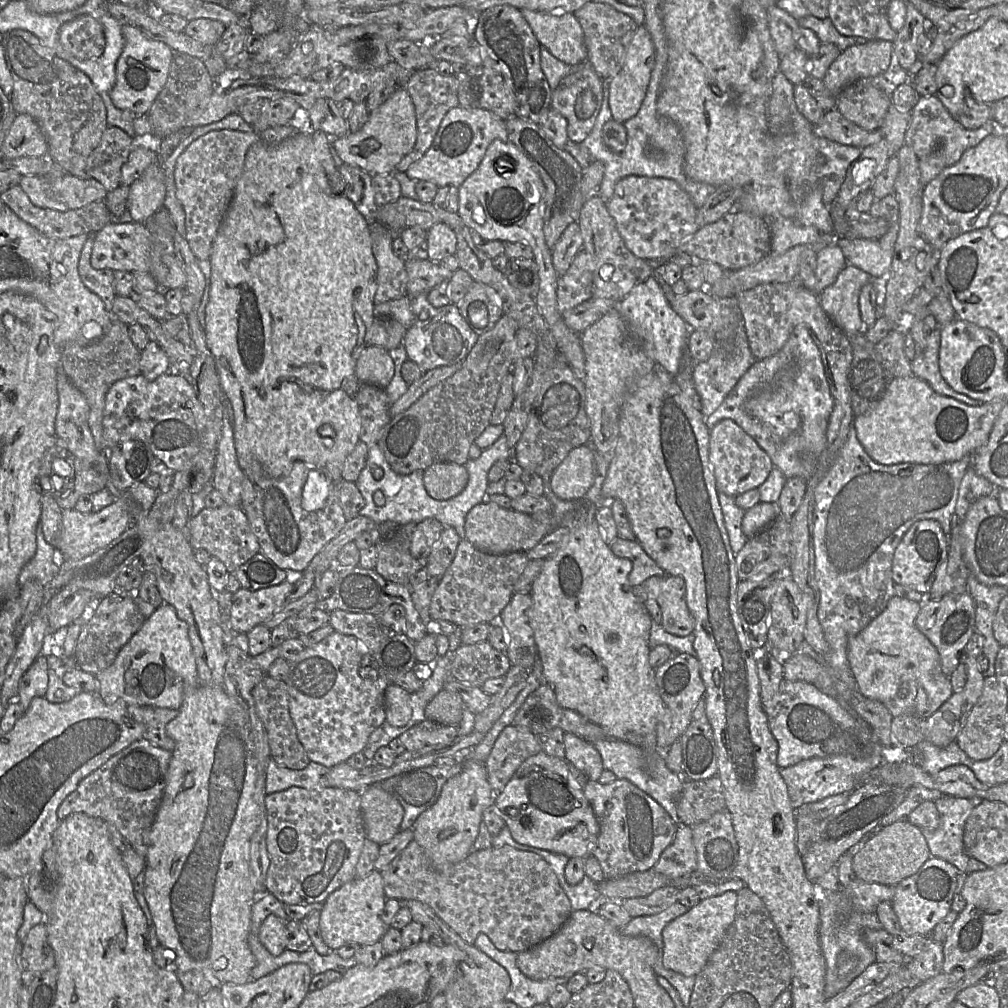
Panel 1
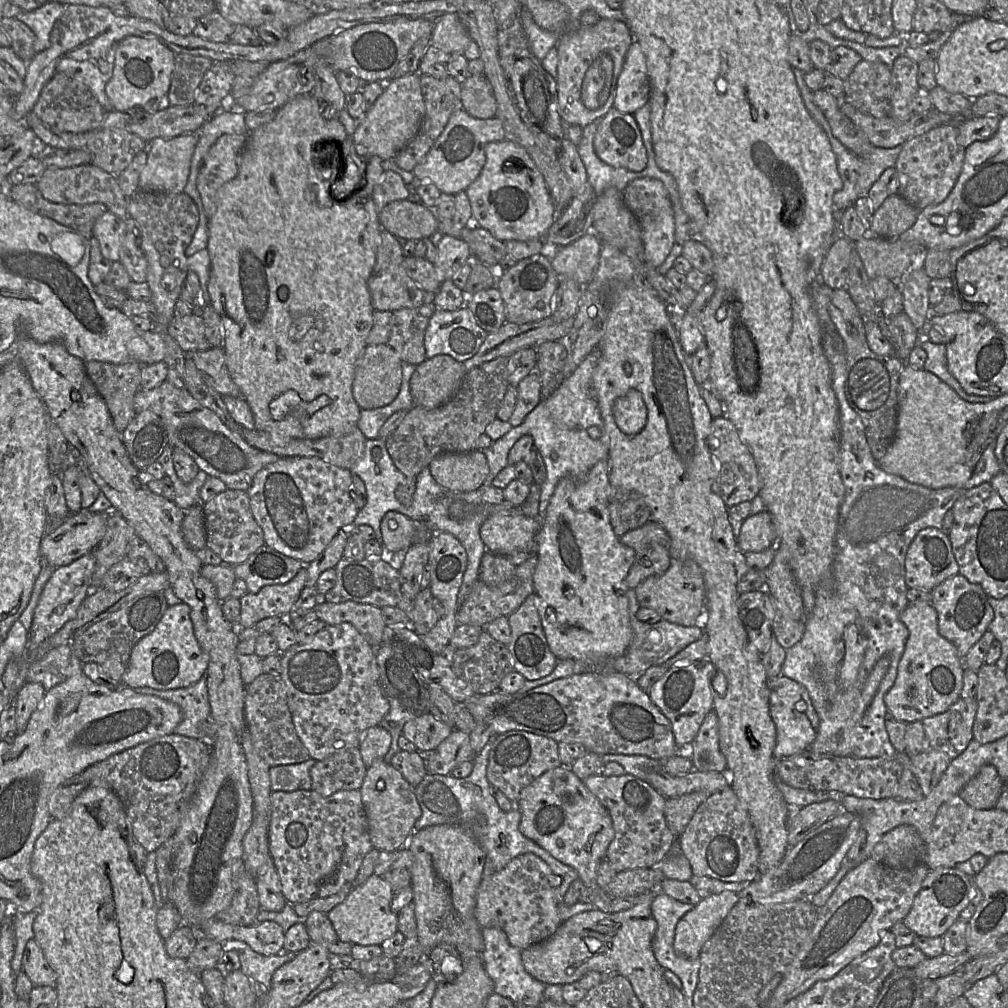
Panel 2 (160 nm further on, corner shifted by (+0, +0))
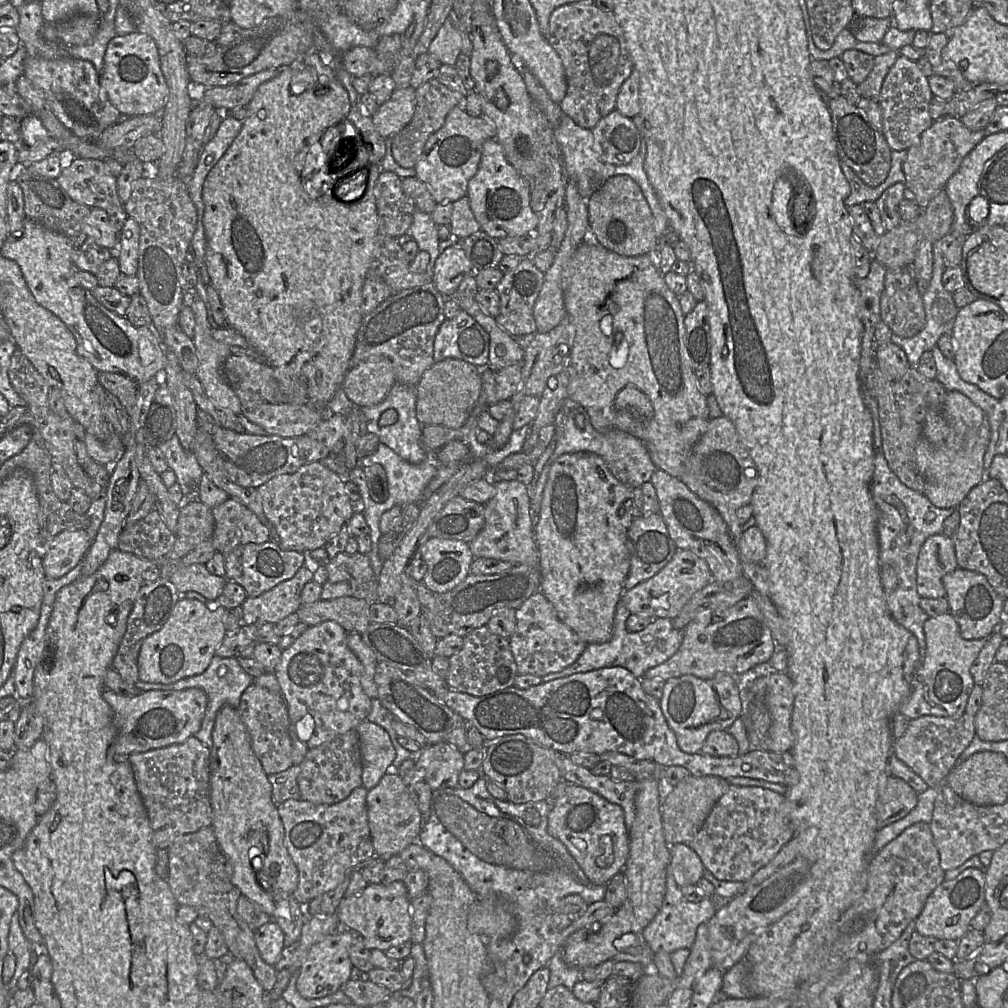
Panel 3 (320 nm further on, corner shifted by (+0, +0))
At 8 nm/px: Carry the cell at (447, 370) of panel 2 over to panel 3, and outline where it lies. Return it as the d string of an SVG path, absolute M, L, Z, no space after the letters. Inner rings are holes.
M447 358L435 362L416 385L416 416L425 425L458 429L474 409L482 389L480 368L460 359Z

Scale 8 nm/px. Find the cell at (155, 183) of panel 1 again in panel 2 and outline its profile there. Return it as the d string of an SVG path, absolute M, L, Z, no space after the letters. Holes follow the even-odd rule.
M188 133L173 138L156 138L147 143L147 162L140 174L139 190L168 194L183 192L198 141L199 133Z

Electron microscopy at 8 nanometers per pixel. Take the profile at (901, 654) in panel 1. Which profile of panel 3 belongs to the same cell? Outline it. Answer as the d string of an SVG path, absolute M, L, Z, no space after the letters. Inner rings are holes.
M951 613L929 617L924 625L926 651L912 681L910 696L900 705L898 713L912 719L925 715L957 719L965 712L975 685L970 668L988 638L964 639Z

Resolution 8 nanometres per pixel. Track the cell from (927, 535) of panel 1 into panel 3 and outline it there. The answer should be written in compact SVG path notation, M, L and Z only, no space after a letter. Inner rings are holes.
M942 533L932 535L922 545L916 567L917 592L922 598L942 598L946 596L946 590L942 583L944 575L954 571L958 567L955 546L952 538Z

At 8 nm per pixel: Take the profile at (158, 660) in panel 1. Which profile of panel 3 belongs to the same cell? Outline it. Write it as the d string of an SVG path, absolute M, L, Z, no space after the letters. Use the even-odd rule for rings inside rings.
M180 598L164 626L144 640L138 657L139 680L151 683L169 684L185 677L203 673L210 665L217 648L227 636L224 624L224 618L227 612L228 609L223 606L212 611L199 600Z

